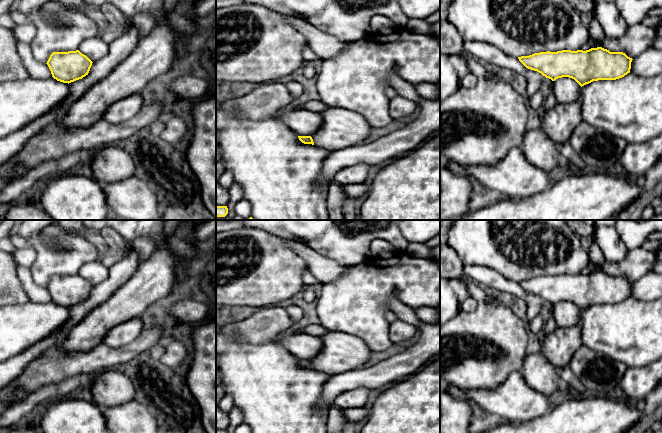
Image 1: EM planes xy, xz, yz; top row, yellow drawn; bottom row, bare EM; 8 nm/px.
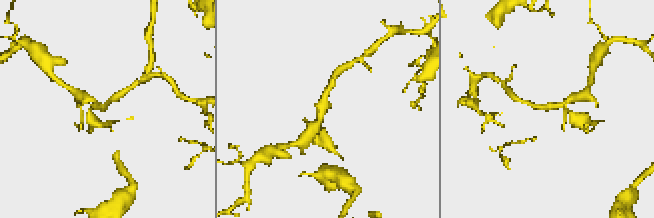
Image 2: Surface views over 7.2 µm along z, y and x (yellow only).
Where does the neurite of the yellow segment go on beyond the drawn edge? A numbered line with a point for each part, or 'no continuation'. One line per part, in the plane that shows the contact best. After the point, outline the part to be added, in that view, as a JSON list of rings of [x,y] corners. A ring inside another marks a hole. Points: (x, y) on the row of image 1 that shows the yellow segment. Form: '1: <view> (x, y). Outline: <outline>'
no continuation

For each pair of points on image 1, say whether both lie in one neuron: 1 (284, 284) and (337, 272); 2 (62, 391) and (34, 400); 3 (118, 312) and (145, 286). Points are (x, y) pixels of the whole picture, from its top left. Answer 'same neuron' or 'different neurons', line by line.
1: different neurons
2: same neuron
3: same neuron

